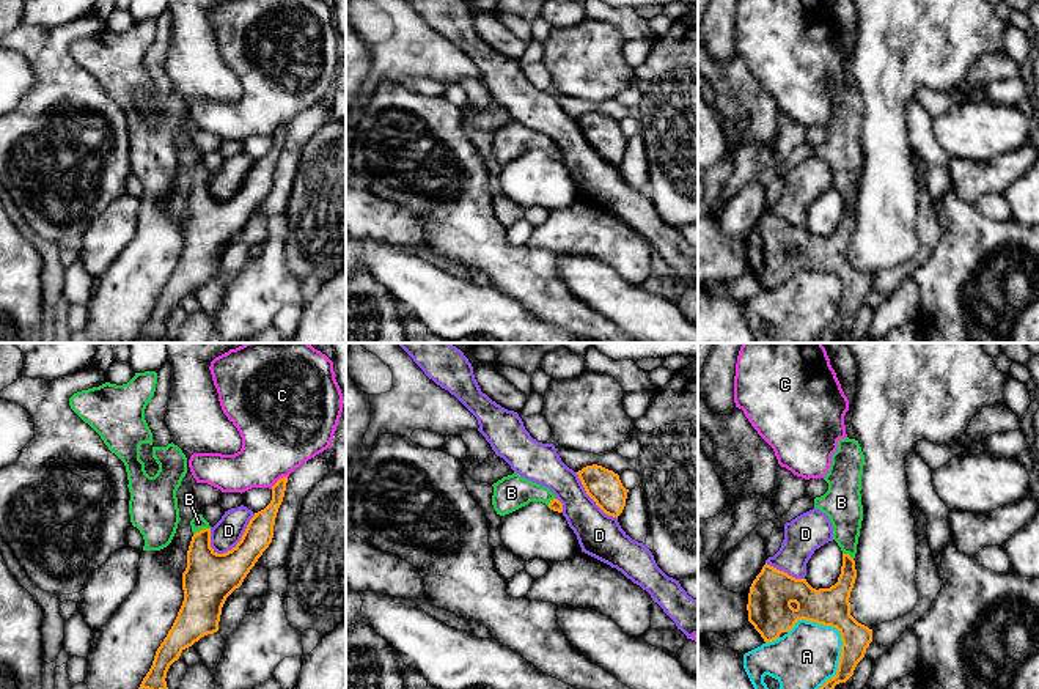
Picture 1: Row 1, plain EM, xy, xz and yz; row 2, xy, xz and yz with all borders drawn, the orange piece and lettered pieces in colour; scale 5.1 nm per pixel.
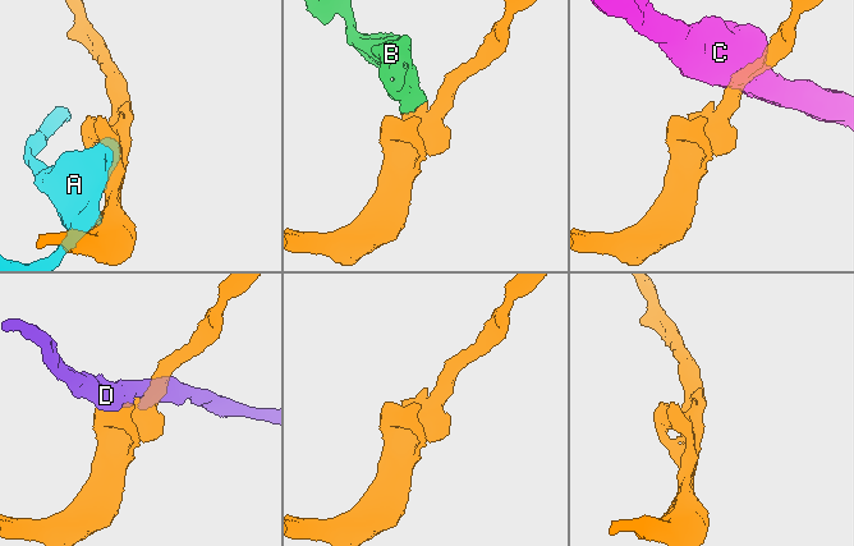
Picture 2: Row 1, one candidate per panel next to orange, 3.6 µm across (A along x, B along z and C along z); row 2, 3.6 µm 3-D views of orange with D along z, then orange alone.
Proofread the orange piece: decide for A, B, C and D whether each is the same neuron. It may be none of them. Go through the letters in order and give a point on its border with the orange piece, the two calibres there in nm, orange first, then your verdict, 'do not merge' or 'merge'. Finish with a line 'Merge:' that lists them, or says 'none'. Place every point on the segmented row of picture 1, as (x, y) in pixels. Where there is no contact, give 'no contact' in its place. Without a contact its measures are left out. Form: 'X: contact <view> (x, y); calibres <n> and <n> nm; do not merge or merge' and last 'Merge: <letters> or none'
A: contact yz (843, 642); calibres 190 and 320 nm; do not merge
B: contact xy (203, 529); calibres 260 and 80 nm; merge
C: contact xy (279, 480); calibres 130 and 400 nm; do not merge
D: contact xy (241, 540); calibres 260 and 150 nm; do not merge
Merge: B

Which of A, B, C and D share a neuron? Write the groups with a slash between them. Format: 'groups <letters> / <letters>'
groups A / B / C / D

